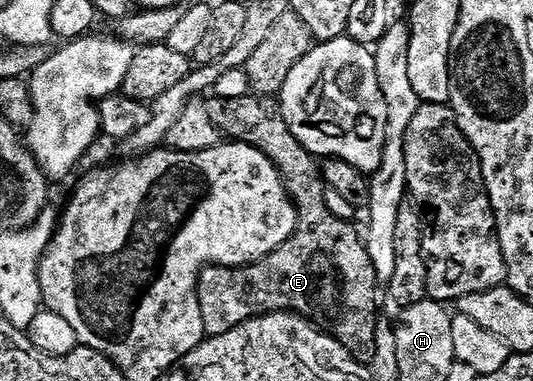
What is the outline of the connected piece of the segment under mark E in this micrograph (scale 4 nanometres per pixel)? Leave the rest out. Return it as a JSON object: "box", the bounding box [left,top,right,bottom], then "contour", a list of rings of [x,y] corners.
{"box":[197,94,379,365],"contour":[[[252,94],[241,98],[213,96],[207,103],[207,114],[211,114],[211,122],[215,122],[222,137],[239,144],[255,146],[260,152],[267,154],[267,158],[271,158],[271,162],[279,170],[289,197],[297,207],[297,228],[291,238],[283,242],[283,246],[279,246],[279,250],[254,259],[252,264],[247,264],[244,268],[221,268],[217,264],[210,264],[202,270],[201,277],[197,280],[197,297],[206,337],[227,334],[235,326],[255,320],[258,316],[266,316],[268,312],[295,312],[321,331],[334,336],[360,364],[369,365],[375,358],[379,281],[359,228],[357,232],[356,223],[335,218],[335,214],[327,210],[326,186],[321,179],[318,157],[308,152],[299,138],[291,134],[291,126],[287,126],[287,118],[276,99]]]}

